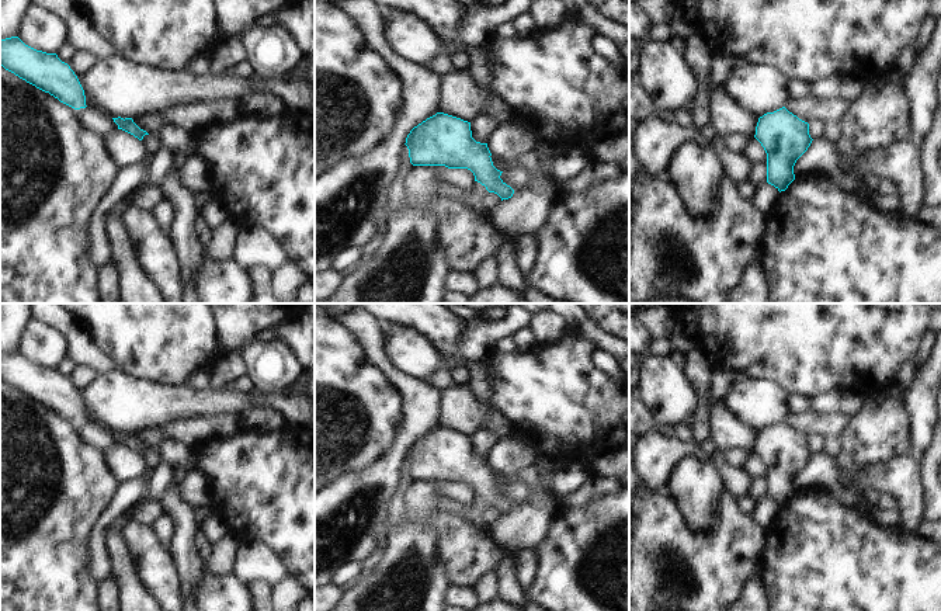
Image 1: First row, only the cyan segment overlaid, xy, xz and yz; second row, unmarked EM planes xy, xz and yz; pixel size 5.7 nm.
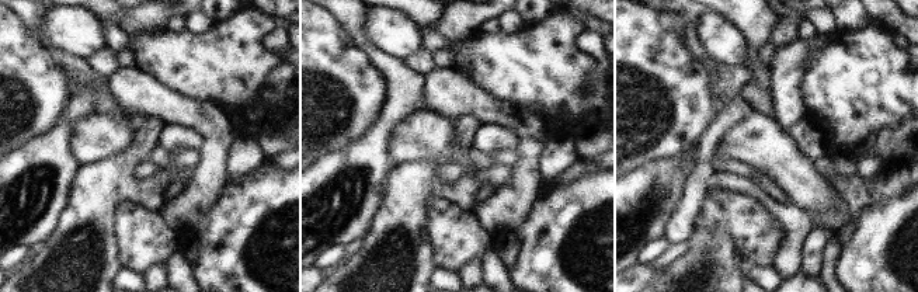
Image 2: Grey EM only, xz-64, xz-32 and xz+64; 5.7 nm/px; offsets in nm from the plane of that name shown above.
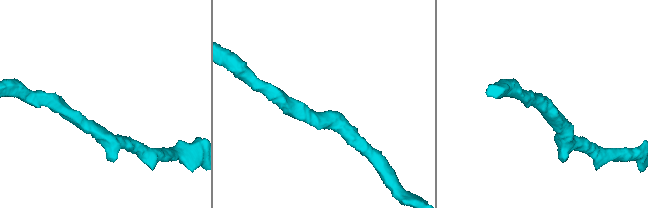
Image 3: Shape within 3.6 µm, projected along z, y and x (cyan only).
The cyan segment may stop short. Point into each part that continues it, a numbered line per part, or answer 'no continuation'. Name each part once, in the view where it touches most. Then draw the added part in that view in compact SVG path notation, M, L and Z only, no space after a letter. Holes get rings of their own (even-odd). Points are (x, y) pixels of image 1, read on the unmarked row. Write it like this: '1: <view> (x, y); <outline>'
no continuation

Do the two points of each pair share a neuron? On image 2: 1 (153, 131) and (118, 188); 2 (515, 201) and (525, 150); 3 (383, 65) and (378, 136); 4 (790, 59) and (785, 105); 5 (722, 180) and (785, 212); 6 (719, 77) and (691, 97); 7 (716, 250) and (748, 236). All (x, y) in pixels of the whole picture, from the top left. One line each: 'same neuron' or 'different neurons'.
1: same neuron
2: same neuron
3: same neuron
4: same neuron
5: same neuron
6: different neurons
7: different neurons

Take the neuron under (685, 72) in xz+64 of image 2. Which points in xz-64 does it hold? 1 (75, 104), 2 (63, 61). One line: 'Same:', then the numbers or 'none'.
Same: none

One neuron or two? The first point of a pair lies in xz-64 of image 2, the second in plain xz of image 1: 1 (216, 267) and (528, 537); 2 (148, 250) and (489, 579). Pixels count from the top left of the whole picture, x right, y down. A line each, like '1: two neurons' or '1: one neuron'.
1: two neurons
2: two neurons

